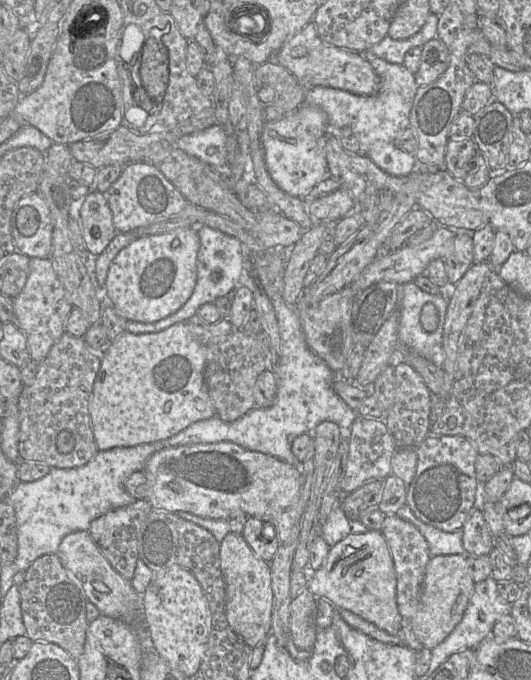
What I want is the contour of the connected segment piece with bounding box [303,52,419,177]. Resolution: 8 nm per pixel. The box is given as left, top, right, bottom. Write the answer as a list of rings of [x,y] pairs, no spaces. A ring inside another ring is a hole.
[[[371,52],[363,53],[380,79],[377,93],[363,96],[340,89],[314,87],[307,89],[303,105],[313,105],[328,116],[332,131],[349,127],[358,139],[360,154],[369,157],[381,170],[389,175],[403,177],[418,168],[416,156],[397,148],[395,139],[410,127],[409,116],[418,90],[415,76],[404,65],[387,62]]]

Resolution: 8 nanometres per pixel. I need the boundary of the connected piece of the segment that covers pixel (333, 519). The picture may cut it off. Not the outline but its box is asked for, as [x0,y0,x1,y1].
[322,503,368,548]

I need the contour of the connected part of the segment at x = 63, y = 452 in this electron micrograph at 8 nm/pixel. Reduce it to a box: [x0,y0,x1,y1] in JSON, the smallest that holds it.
[16,333,101,468]

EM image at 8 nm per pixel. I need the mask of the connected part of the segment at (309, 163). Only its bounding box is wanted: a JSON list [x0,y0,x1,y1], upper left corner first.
[262,127,330,199]

